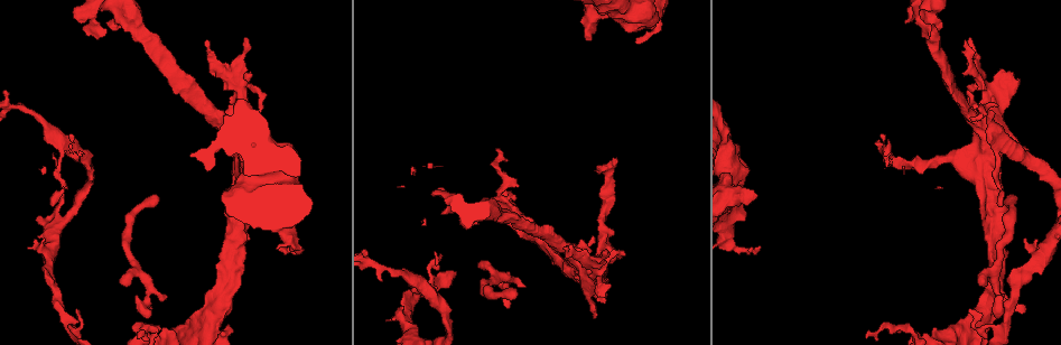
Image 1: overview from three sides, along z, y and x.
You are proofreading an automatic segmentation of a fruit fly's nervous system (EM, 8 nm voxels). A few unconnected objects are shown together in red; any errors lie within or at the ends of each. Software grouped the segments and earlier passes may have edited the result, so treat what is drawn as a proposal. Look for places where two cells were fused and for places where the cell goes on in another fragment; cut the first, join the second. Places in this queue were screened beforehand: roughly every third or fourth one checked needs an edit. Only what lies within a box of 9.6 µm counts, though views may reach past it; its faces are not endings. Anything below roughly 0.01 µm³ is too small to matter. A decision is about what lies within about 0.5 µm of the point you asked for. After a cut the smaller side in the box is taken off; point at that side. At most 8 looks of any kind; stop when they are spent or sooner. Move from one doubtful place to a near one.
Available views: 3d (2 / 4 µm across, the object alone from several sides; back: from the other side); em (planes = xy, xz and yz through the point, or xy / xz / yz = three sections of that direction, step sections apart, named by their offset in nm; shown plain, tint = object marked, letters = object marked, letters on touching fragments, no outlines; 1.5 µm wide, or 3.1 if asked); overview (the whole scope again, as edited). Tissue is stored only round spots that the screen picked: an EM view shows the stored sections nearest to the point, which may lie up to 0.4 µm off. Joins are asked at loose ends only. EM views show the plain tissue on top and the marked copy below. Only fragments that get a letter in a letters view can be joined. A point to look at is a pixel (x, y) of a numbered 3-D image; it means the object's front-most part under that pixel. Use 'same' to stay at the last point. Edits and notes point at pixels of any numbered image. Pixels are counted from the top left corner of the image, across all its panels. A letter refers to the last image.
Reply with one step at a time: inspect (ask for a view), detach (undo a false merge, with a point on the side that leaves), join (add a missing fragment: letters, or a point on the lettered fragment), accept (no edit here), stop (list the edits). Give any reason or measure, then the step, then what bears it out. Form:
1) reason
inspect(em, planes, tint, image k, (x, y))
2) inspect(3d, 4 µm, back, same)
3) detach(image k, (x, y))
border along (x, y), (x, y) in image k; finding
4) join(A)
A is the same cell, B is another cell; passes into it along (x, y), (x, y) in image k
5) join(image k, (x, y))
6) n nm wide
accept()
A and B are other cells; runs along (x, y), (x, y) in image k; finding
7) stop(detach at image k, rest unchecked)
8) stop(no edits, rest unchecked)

branch stops here
inspect(3d, 4 µm, image 1, (166, 295))

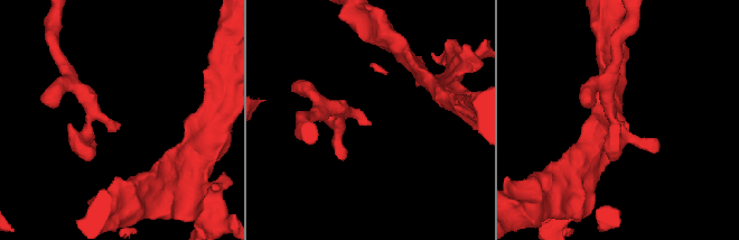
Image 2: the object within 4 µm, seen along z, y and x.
inspect(em, planes, tint, image 2, (624, 123))

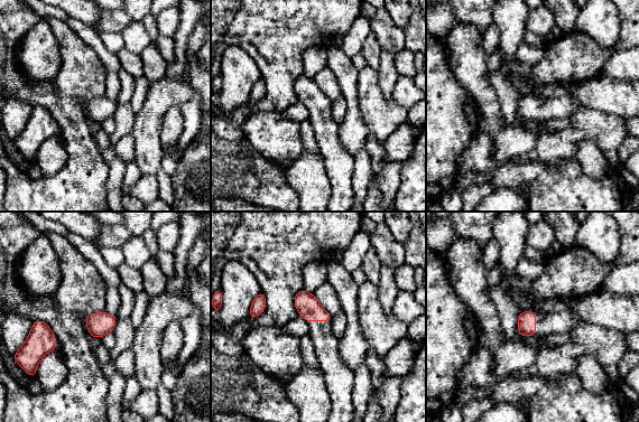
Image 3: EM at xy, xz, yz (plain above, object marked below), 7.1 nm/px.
inspect(em, planes, letters, same)

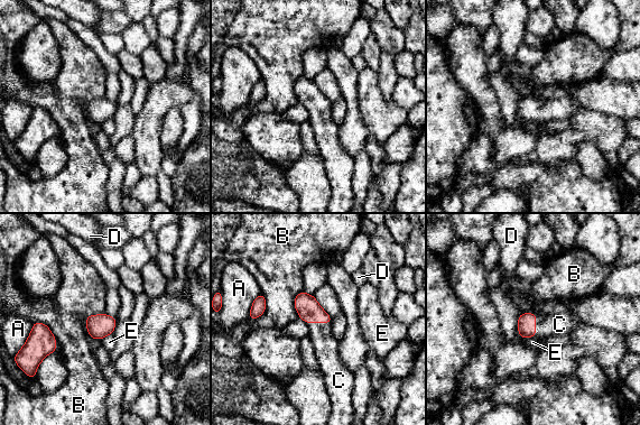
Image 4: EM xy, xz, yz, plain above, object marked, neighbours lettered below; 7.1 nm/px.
join(C)
C is the same cell, A, B, D and E are other cells; it goes on there

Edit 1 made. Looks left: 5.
inspect(overview)

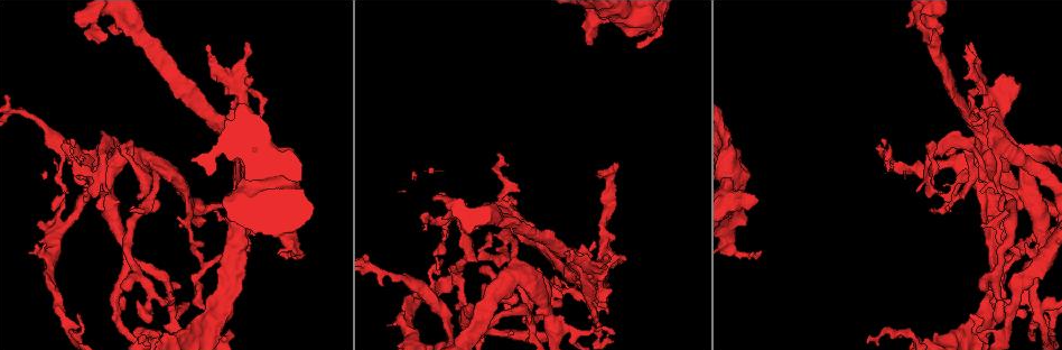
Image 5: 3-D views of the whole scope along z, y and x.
branch stops here
inspect(3d, 4 µm, image 5, (596, 322))

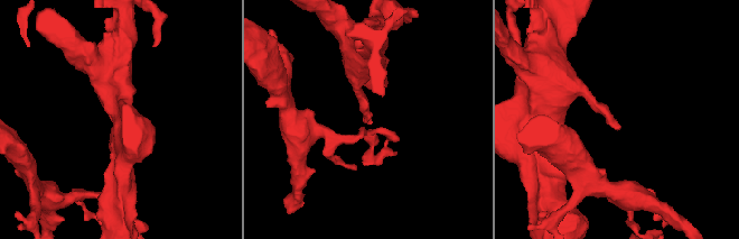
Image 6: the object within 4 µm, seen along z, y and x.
inspect(em, planes, letters, image 6, (618, 129))

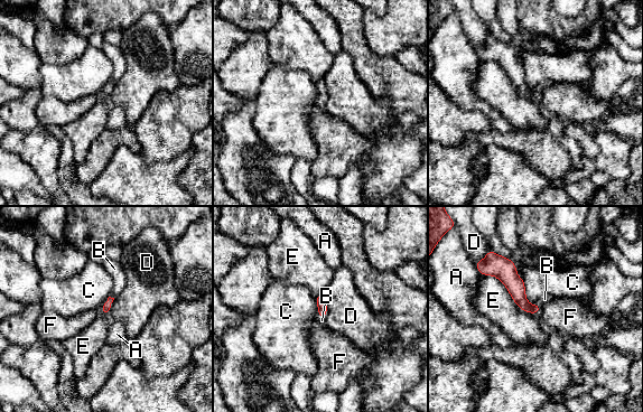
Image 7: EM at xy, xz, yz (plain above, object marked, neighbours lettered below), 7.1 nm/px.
join(B)
B is the same cell, A, C, D, E and F are other cells; passes into it along (106, 306), (112, 298), (114, 269) in image 7; it goes on there

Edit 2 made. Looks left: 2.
stop(join at image 4, join at image 7, rest unchecked)

